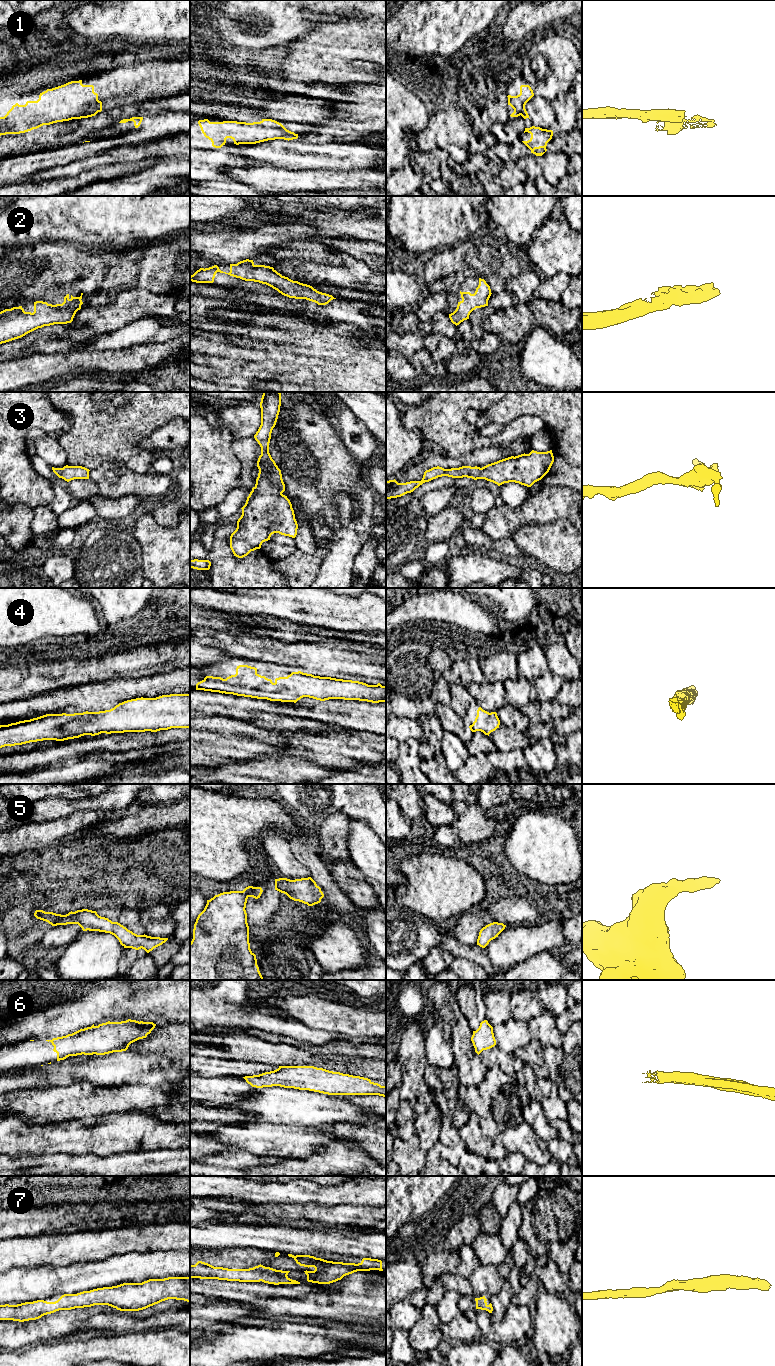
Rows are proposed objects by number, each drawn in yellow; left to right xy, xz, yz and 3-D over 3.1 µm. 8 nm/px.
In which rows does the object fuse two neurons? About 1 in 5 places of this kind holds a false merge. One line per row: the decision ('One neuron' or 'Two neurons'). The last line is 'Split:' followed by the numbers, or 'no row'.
1: Two neurons
2: One neuron
3: One neuron
4: One neuron
5: One neuron
6: One neuron
7: One neuron
Split: 1

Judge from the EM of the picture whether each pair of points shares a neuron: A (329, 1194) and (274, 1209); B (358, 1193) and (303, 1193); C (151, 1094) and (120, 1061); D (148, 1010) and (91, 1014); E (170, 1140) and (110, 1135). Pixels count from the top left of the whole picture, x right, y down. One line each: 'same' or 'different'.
A: different
B: same
C: different
D: same
E: same

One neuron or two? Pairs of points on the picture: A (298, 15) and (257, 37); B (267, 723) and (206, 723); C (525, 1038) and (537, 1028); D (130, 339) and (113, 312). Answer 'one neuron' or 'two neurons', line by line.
A: one neuron
B: two neurons
C: two neurons
D: two neurons

